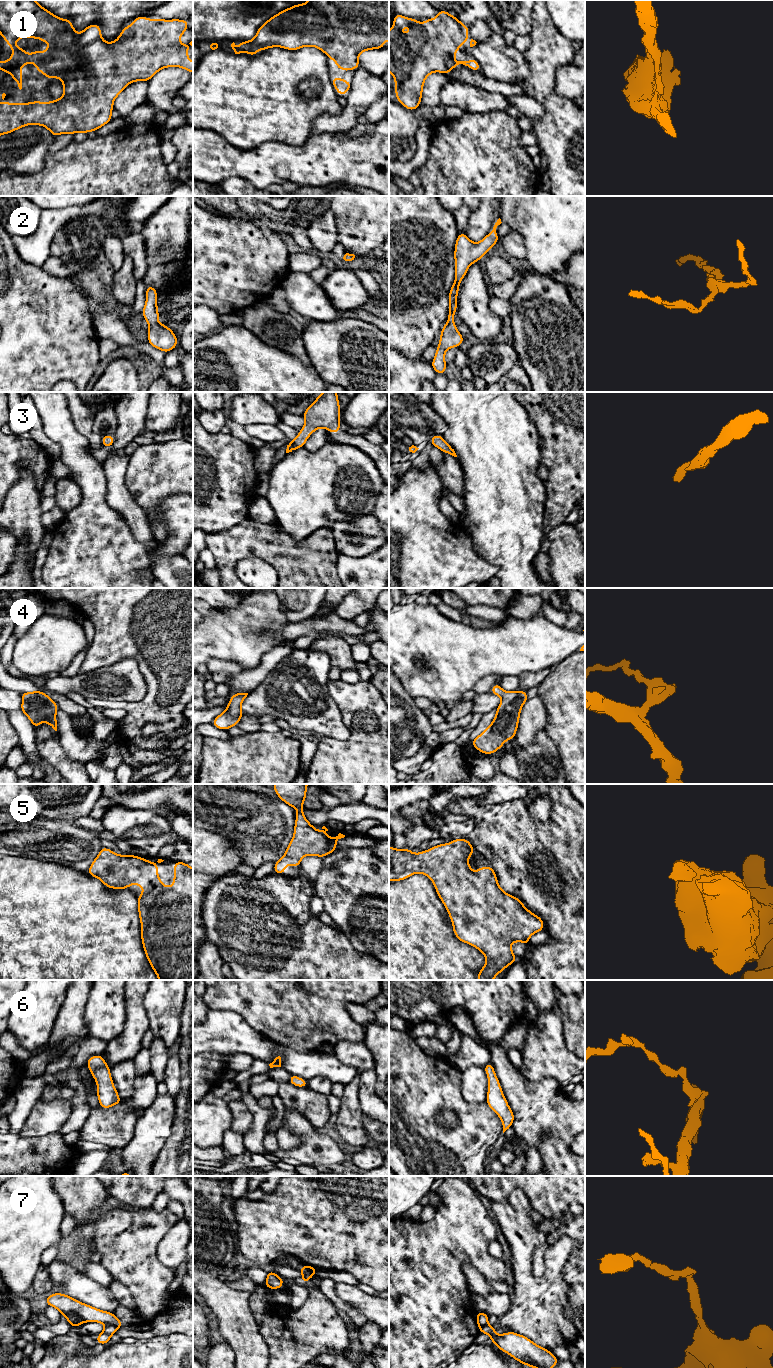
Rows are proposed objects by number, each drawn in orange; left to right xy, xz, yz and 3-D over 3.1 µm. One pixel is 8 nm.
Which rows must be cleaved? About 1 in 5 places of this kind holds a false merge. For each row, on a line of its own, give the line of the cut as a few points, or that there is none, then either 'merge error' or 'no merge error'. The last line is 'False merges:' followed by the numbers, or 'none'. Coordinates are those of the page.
1: cut none; no merge error
2: cut none; no merge error
3: cut none; no merge error
4: cut none; no merge error
5: cut none; no merge error
6: cut none; no merge error
7: cut xy (106, 1324), (111, 1324), (117, 1328); merge error
False merges: 7

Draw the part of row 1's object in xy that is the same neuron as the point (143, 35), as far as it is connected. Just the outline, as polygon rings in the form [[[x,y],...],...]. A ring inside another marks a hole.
[[[0,0],[0,36],[5,38],[13,55],[8,61],[0,62],[4,75],[9,72],[22,89],[22,74],[18,68],[31,61],[37,71],[46,78],[61,78],[64,93],[59,100],[48,103],[0,103],[0,136],[11,133],[26,125],[46,127],[53,137],[59,134],[89,133],[112,120],[113,102],[124,88],[134,81],[149,81],[165,67],[181,67],[193,73],[193,61],[188,60],[188,47],[193,41],[181,45],[180,36],[188,29],[188,20],[151,20],[136,17],[130,26],[125,26],[118,39],[108,43],[101,37],[98,24],[87,26],[79,35],[71,19],[61,19],[35,0]],[[23,37],[41,39],[52,46],[39,55],[36,48],[32,54],[17,47],[15,41]]]

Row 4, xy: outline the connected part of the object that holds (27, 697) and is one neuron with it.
[[[36,690],[35,692],[21,693],[22,705],[20,710],[30,719],[35,729],[45,721],[57,731],[56,712],[58,705],[45,693]]]

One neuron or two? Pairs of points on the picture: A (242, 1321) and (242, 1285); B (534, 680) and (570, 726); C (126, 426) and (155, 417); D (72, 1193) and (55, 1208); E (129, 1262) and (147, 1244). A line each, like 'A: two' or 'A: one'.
A: two
B: two
C: two
D: two
E: one

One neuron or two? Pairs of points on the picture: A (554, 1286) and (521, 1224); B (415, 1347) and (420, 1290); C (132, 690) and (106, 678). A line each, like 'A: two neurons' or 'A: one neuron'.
A: one neuron
B: one neuron
C: one neuron

